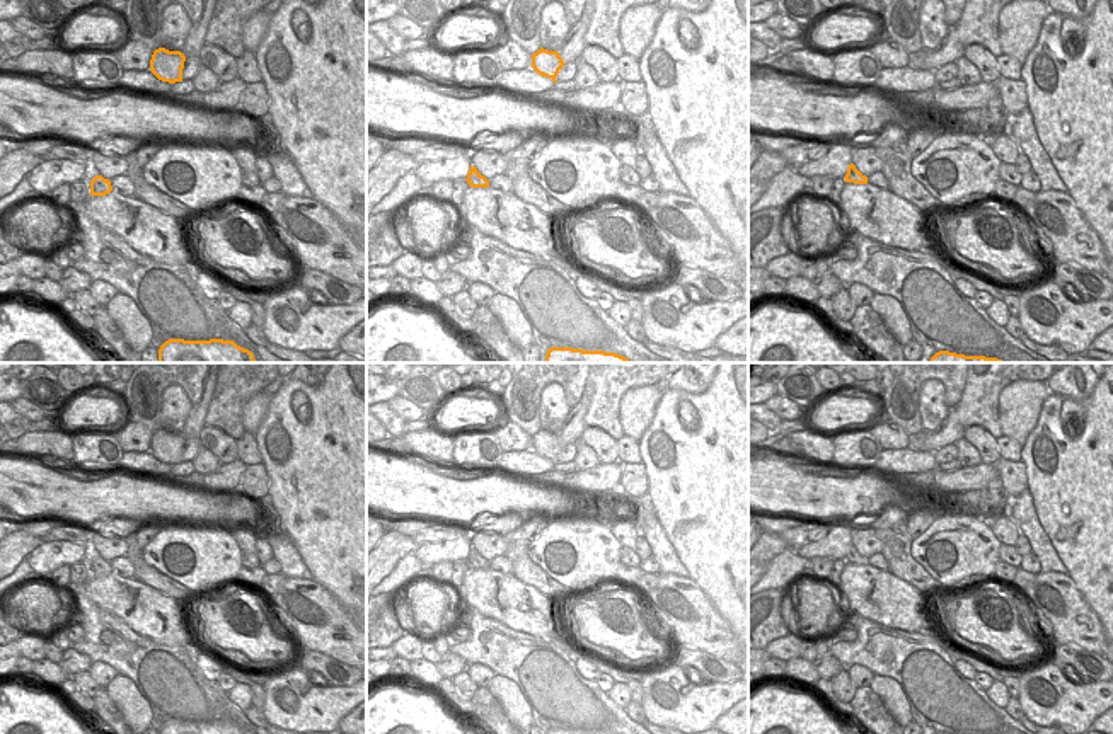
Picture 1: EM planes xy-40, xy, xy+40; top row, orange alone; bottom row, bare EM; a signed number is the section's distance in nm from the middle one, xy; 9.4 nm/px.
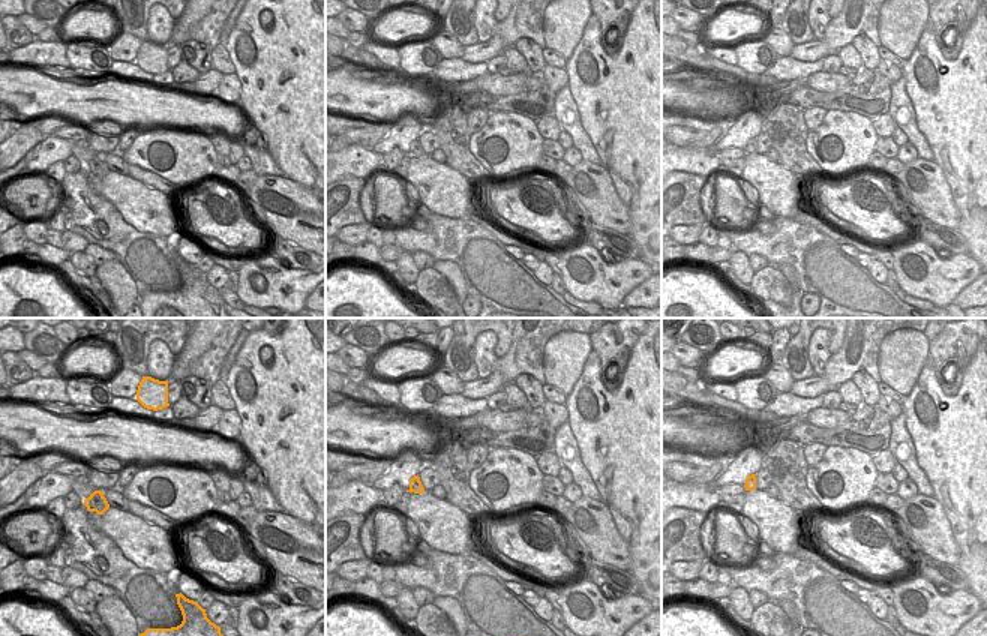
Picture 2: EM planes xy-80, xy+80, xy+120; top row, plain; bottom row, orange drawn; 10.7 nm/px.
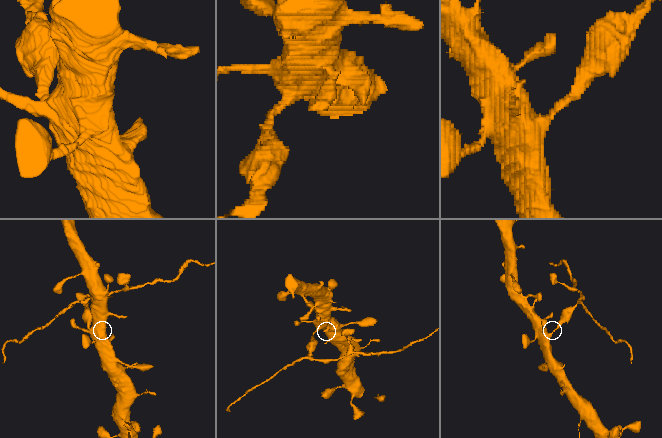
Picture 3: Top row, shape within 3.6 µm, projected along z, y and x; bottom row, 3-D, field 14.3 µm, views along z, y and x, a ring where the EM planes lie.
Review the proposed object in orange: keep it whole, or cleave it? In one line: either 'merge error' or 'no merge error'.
merge error

